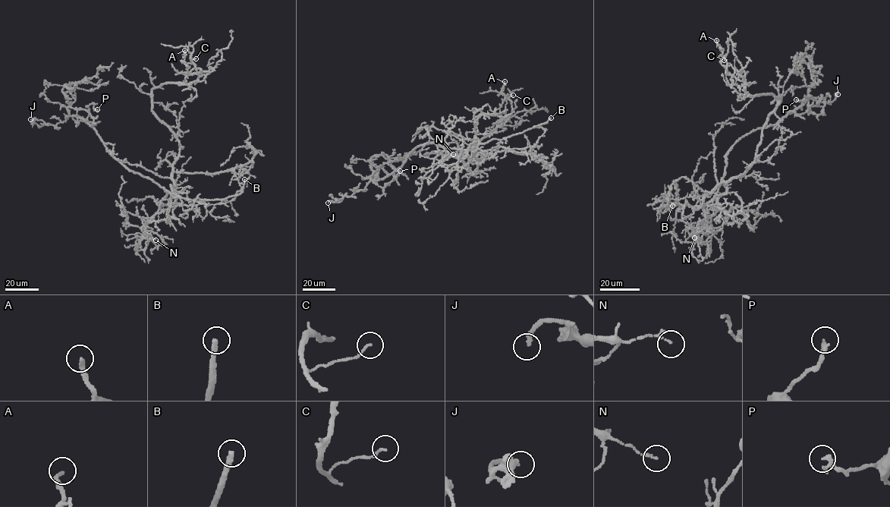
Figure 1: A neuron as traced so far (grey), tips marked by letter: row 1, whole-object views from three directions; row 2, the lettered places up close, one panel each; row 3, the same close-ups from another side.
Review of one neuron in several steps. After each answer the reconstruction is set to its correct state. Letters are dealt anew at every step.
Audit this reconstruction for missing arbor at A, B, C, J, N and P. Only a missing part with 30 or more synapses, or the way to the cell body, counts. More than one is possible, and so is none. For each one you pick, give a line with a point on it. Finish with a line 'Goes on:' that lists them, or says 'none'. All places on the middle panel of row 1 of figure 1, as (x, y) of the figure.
B: place (551, 118)
J: place (328, 203)
Goes on: B, J

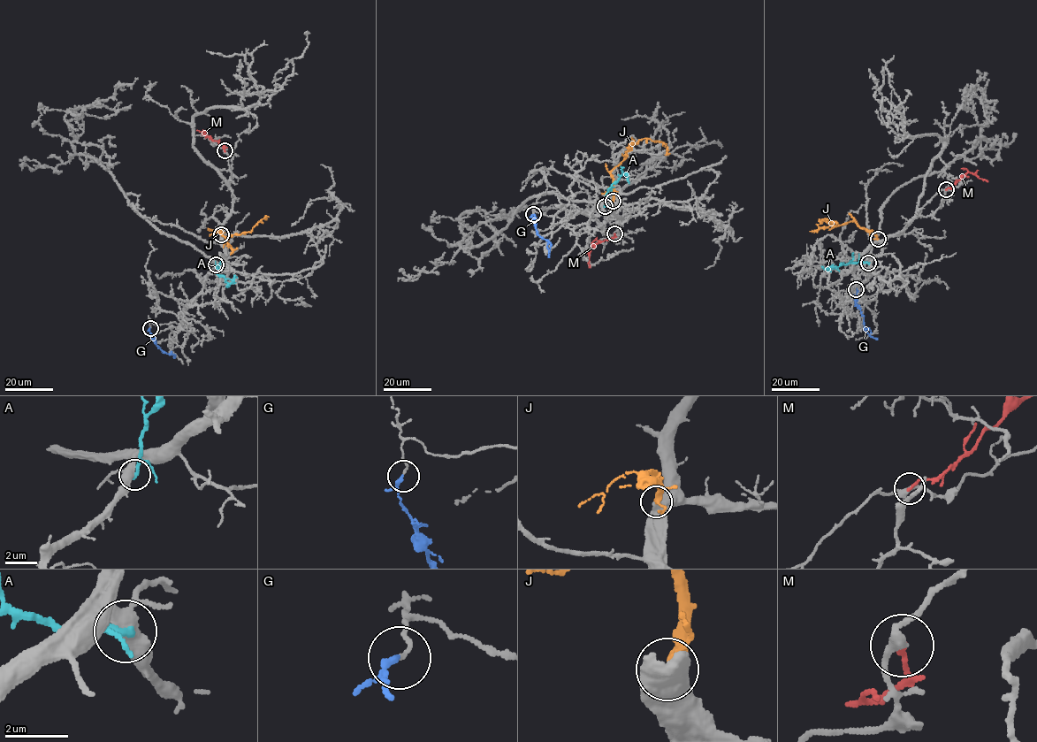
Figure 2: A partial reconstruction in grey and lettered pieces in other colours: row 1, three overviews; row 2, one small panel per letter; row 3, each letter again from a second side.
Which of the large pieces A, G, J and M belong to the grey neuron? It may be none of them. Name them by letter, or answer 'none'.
J

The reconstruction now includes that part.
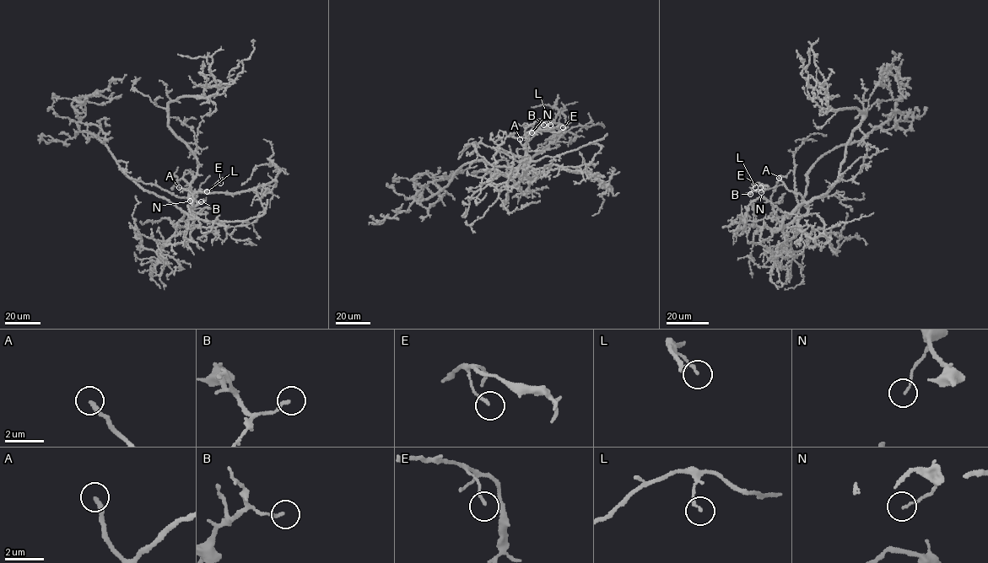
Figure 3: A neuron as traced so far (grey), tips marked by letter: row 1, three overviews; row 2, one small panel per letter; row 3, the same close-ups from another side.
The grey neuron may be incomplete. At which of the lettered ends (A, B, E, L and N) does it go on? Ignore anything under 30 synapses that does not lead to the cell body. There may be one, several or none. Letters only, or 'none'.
A

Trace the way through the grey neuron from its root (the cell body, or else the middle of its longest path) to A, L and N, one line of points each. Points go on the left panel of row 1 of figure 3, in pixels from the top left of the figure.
A: (193, 218), (189, 189), (179, 187)
L: (193, 218), (189, 189), (184, 189), (193, 195), (207, 191)
N: (193, 218), (189, 189), (184, 189), (193, 195), (190, 201)

